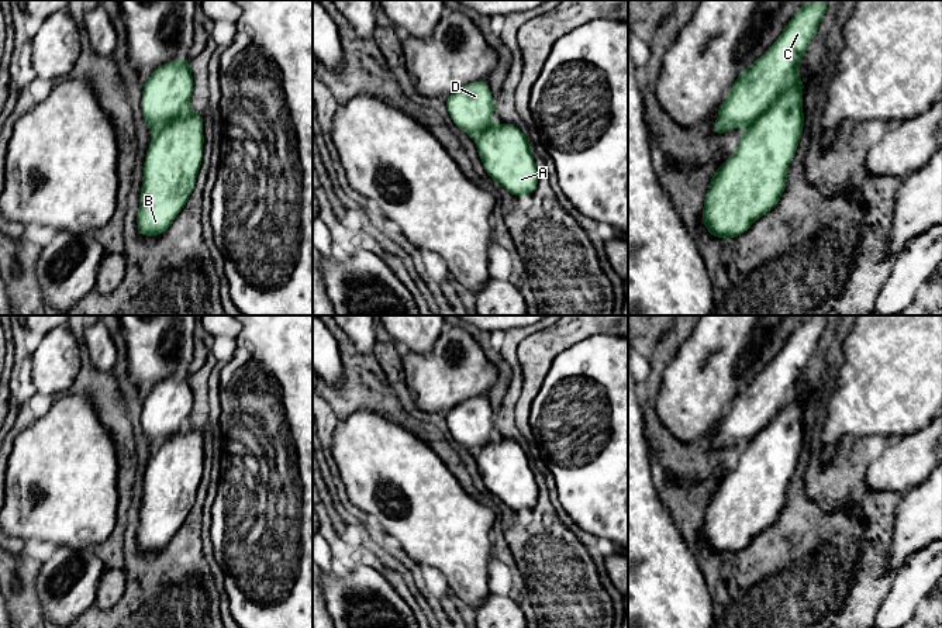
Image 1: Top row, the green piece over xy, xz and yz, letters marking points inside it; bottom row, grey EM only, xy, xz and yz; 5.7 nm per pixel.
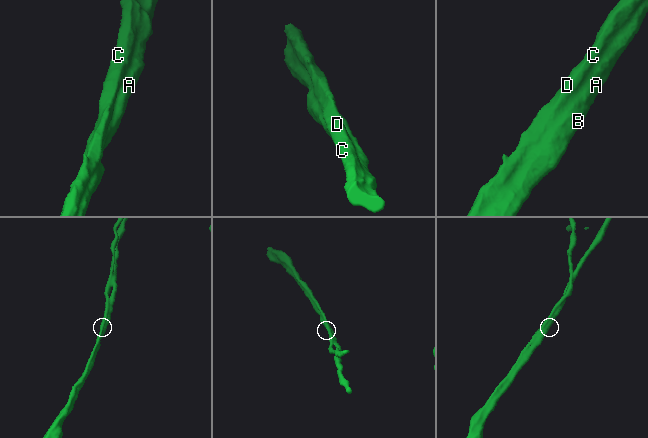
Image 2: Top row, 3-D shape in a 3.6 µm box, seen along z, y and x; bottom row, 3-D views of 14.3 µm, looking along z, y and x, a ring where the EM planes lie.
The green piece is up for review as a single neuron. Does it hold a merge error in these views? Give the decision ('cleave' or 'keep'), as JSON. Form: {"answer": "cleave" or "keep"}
{"answer": "cleave"}

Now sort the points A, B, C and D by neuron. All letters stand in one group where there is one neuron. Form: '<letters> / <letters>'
A B / C D

